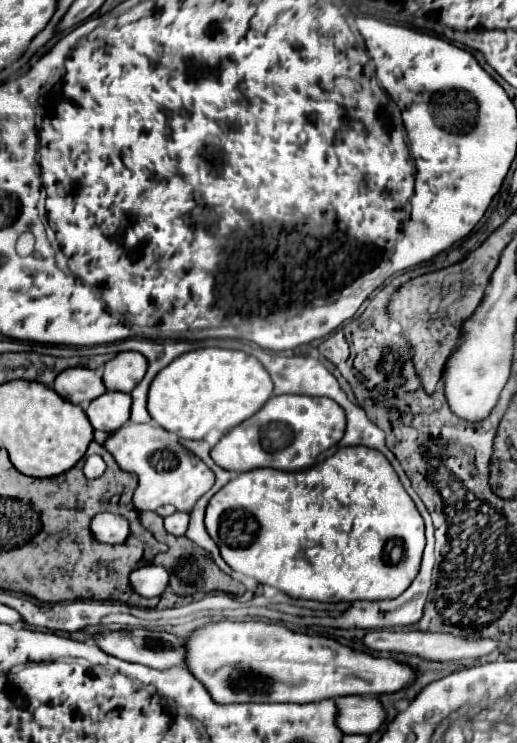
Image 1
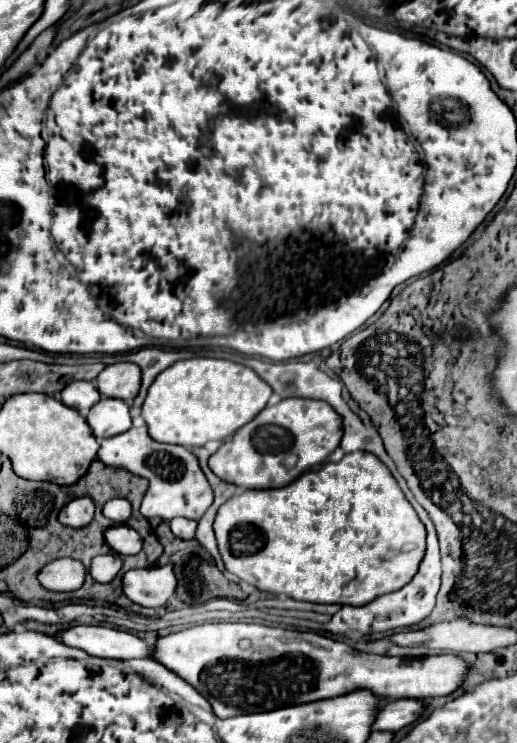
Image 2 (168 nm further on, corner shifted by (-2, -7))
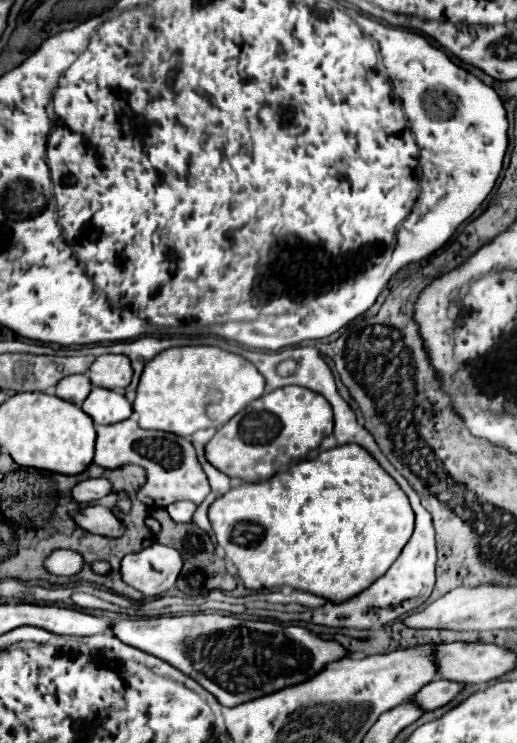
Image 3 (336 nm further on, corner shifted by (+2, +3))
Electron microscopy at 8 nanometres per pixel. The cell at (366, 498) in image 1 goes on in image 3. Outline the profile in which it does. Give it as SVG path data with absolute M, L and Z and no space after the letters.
M344 444L344 446L336 446L332 450L320 452L318 458L302 460L298 464L292 464L286 470L274 474L270 480L254 482L254 484L244 482L238 488L228 490L224 496L216 498L216 502L210 506L208 516L212 520L212 530L216 534L218 546L224 548L226 558L238 568L238 576L242 578L246 588L260 590L260 588L276 588L276 586L288 584L288 586L292 586L296 590L322 596L322 598L326 598L330 602L348 600L348 598L356 596L358 592L366 590L372 582L376 582L396 562L396 558L400 556L404 544L410 540L412 530L414 530L414 512L410 508L410 502L408 502L408 496L404 494L404 490L398 486L398 482L362 446L356 446L356 444Z

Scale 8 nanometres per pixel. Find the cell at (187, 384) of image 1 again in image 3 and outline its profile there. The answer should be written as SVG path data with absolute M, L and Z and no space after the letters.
M182 346L164 350L148 362L140 376L140 384L136 390L134 412L138 414L140 428L144 430L164 430L178 436L192 436L204 428L220 428L240 410L244 410L252 400L264 394L264 376L256 370L256 366L244 360L238 354L226 352L216 346Z

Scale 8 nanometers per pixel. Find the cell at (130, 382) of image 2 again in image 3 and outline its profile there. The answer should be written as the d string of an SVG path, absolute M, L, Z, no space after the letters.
M102 354L90 366L90 380L94 386L120 392L130 384L132 374L130 360L122 354Z

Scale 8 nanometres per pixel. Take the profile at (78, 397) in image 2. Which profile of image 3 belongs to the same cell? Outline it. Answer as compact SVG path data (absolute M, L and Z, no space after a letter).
M78 374L78 376L68 376L64 380L58 382L56 386L56 396L62 400L68 400L76 406L82 406L82 402L86 400L86 396L90 394L90 378L86 374Z

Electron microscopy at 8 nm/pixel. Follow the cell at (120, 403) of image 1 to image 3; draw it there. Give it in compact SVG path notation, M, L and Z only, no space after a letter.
M92 388L92 394L84 400L82 410L94 420L94 424L116 424L132 414L132 404L120 392Z

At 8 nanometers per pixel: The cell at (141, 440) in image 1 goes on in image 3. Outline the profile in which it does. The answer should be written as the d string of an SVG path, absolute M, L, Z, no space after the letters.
M134 416L118 424L96 426L96 432L98 438L94 462L98 466L116 468L124 464L140 464L146 470L148 480L138 490L138 498L148 508L166 508L168 504L174 504L178 500L190 500L194 504L200 504L210 494L208 478L196 458L196 450L190 440L168 432L142 430Z

